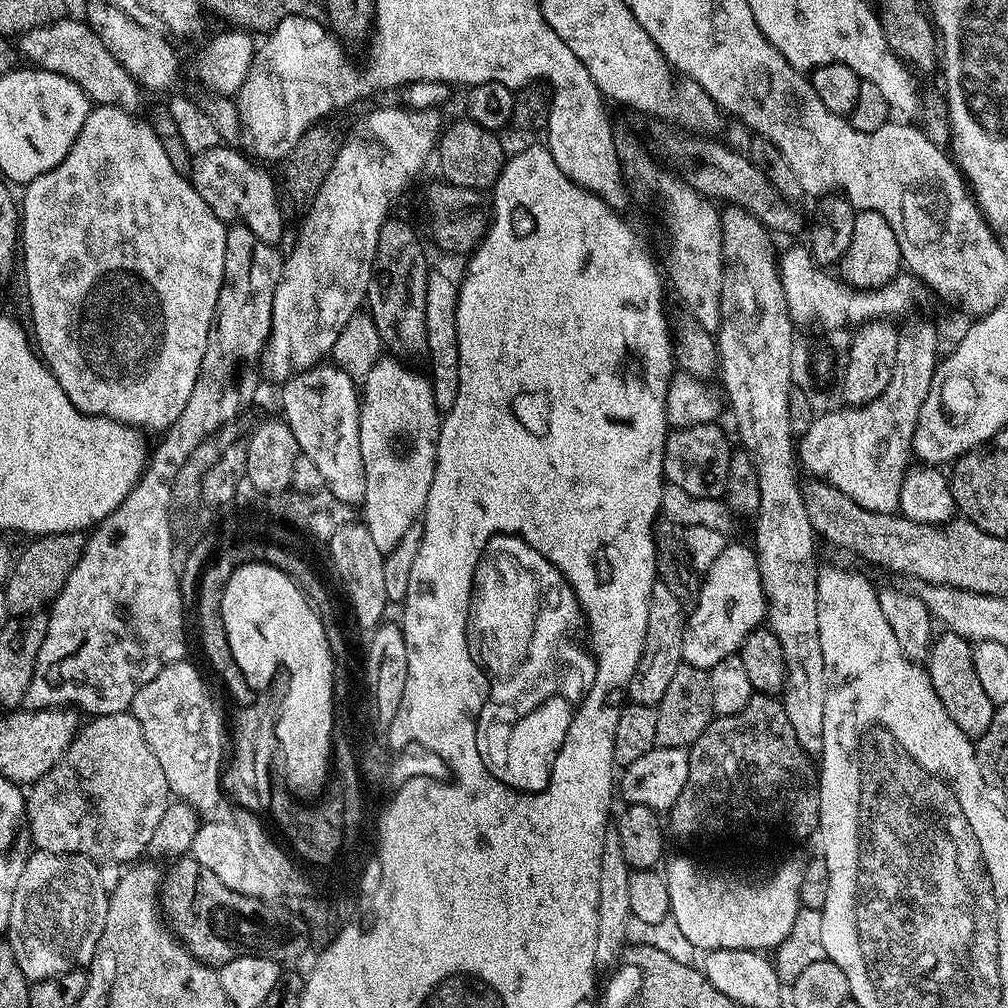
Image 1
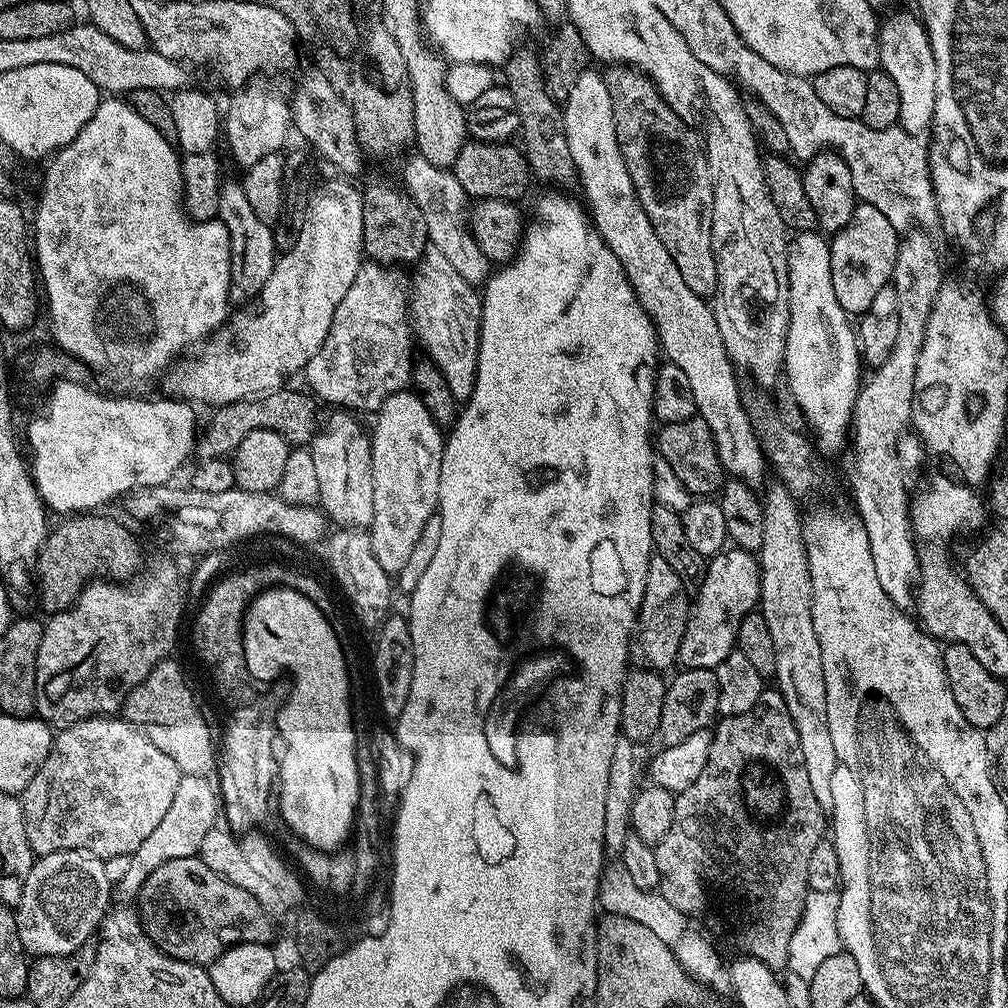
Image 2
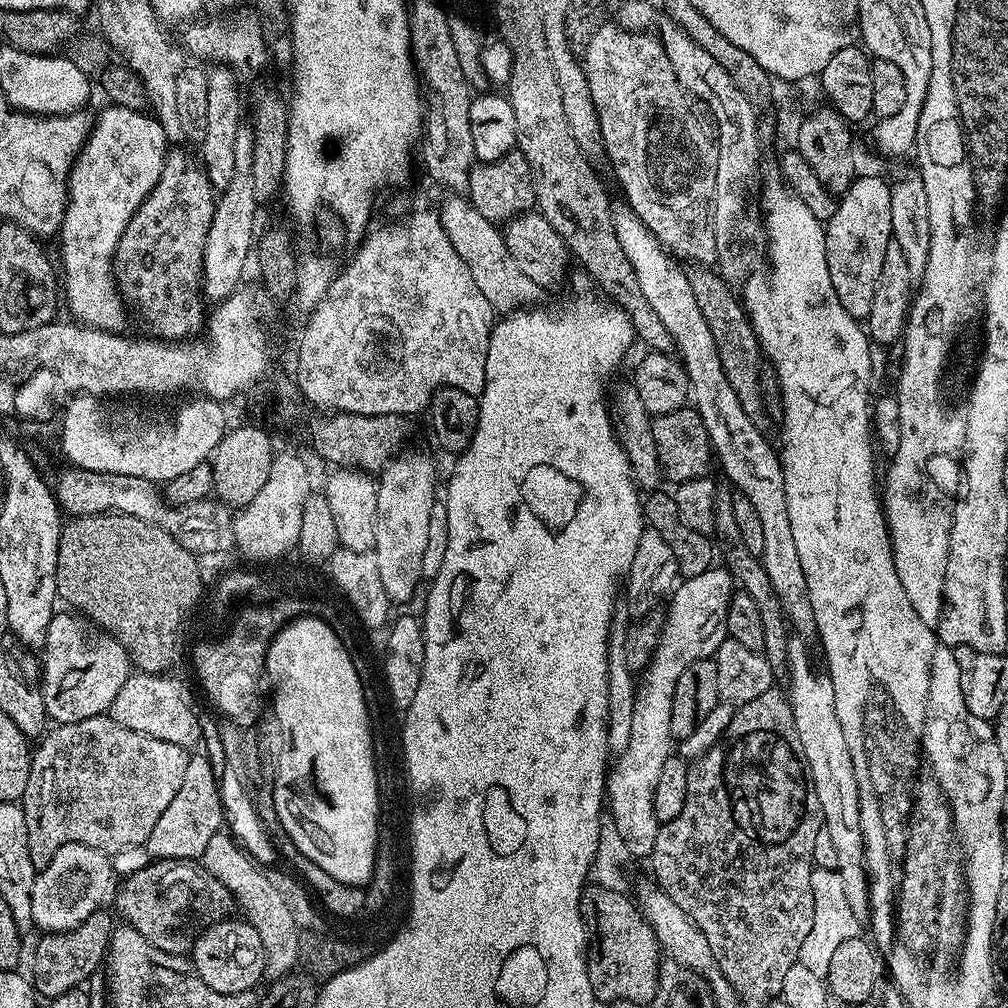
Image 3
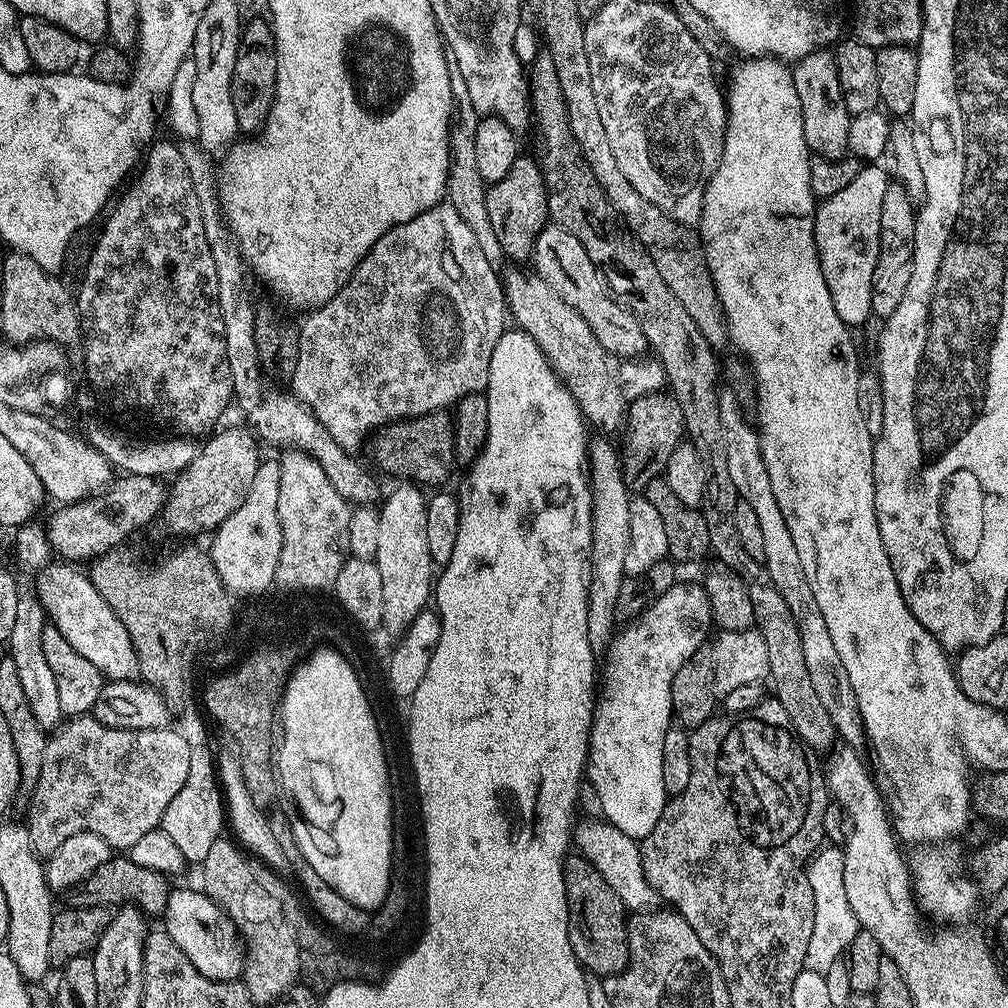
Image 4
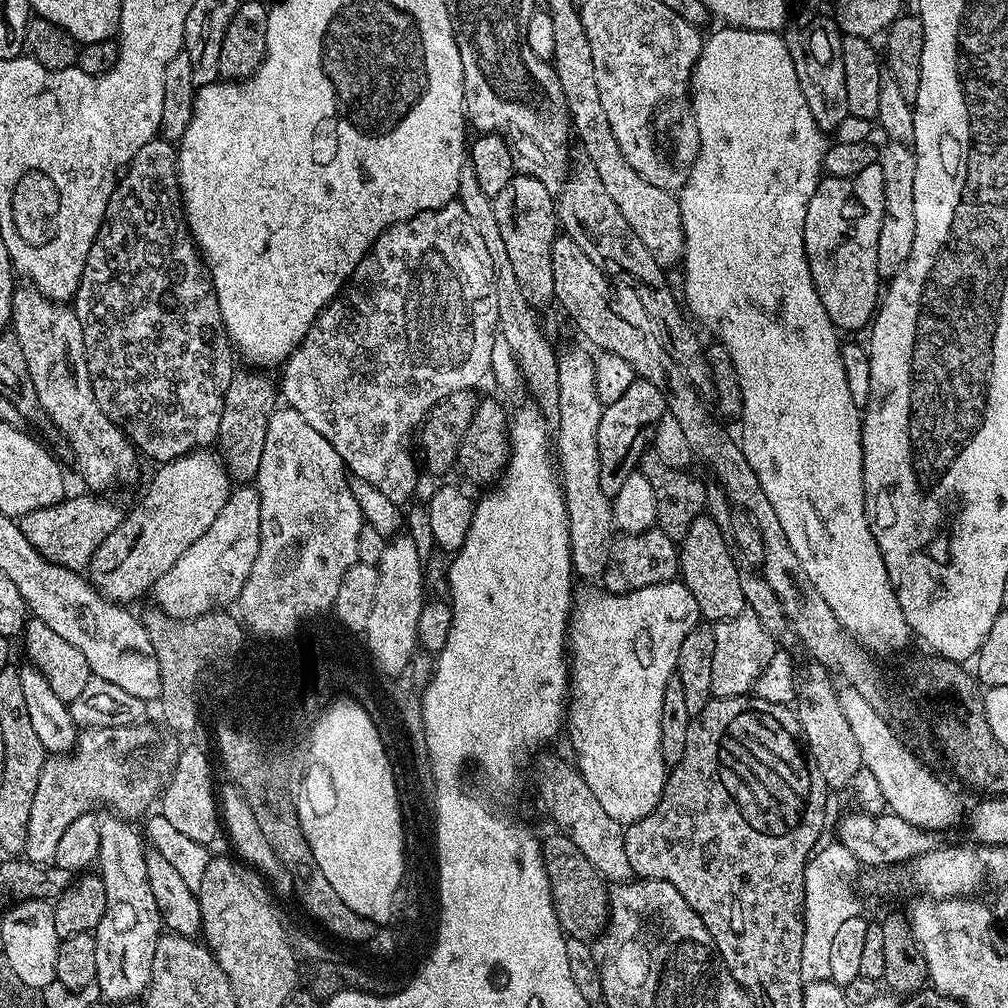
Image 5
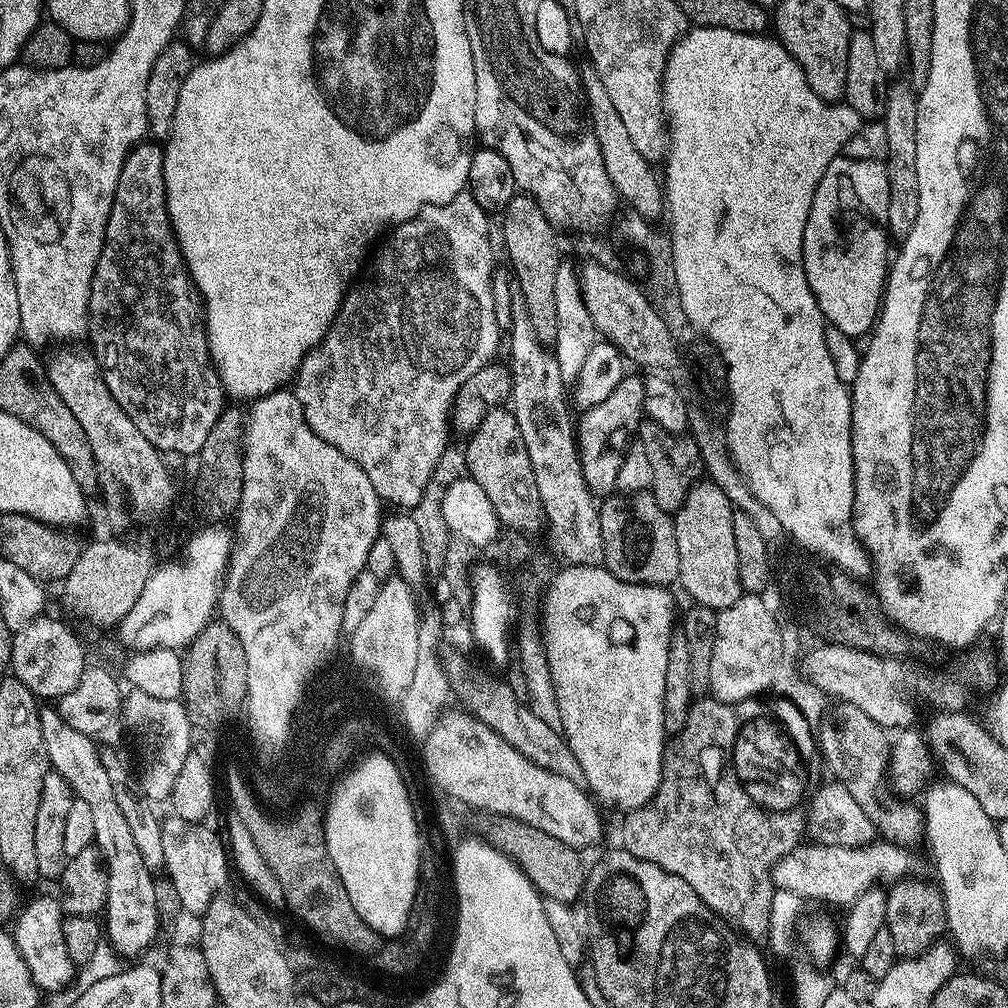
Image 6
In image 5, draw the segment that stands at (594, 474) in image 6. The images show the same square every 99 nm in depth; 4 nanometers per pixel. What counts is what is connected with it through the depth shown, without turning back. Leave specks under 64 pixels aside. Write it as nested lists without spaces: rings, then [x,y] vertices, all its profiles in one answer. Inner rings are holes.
[[[641,378],[633,379],[632,384],[618,398],[618,402],[603,405],[601,421],[598,422],[597,452],[600,459],[600,484],[604,495],[614,498],[622,490],[622,482],[630,473],[637,471],[645,451],[644,439],[653,435],[660,417],[665,415],[665,395],[662,389]]]

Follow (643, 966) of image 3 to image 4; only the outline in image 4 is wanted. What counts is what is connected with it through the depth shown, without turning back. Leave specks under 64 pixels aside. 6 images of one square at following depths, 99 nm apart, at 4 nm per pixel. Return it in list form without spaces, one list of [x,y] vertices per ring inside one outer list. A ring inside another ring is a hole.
[[[579,854],[565,859],[564,881],[568,899],[568,937],[580,967],[596,978],[621,975],[630,964],[630,920],[627,920],[622,898],[606,886],[606,878]]]

